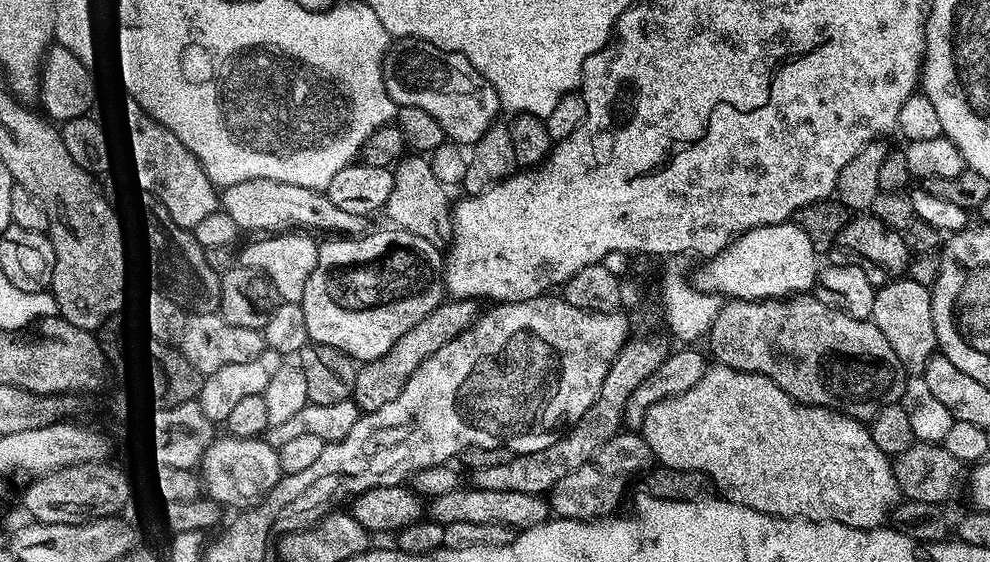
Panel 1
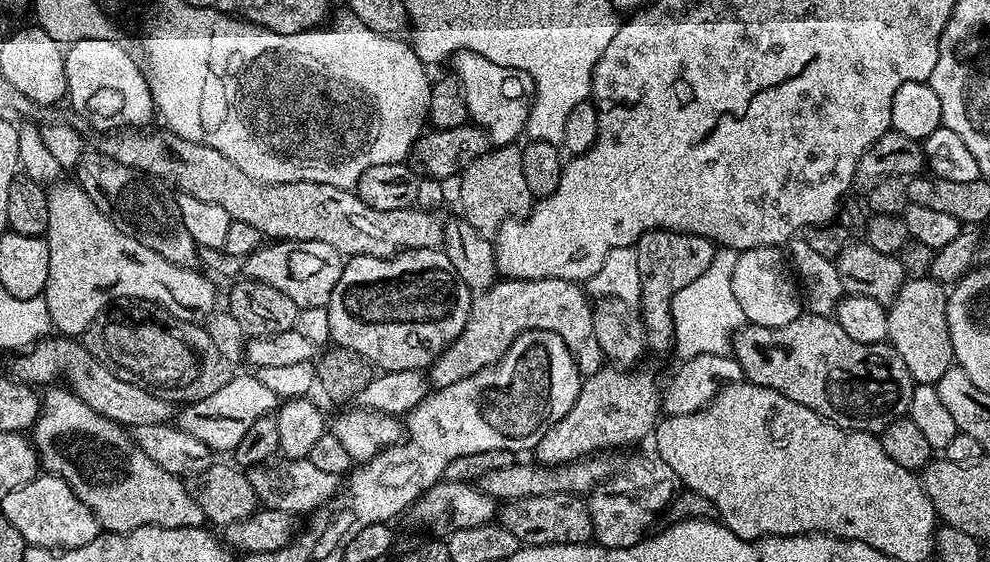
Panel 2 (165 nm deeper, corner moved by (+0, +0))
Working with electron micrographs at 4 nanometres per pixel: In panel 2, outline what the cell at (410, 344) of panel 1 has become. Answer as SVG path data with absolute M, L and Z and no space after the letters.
M554 278L498 280L473 297L462 333L429 365L429 383L435 389L445 388L480 369L488 368L500 360L514 338L532 329L550 330L558 334L558 338L566 342L581 373L594 373L605 367L606 361L604 352L598 346L598 338L594 336L592 309L589 295L577 281Z

